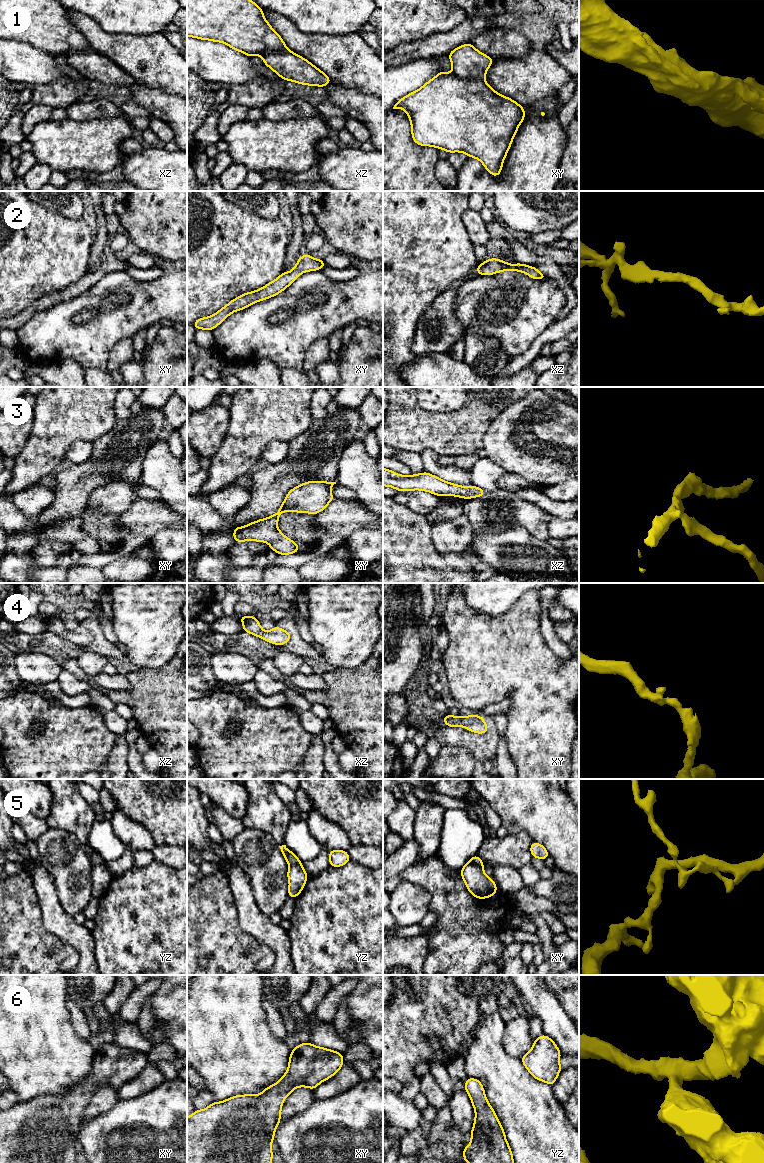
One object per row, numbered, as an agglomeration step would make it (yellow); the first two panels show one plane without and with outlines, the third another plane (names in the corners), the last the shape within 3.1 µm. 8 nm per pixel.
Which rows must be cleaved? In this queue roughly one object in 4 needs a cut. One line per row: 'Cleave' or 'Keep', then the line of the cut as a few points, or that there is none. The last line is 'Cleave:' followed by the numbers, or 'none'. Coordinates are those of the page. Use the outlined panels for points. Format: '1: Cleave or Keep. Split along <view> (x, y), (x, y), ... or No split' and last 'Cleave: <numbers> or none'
1: Cleave. Split along xy (452, 72), (460, 77), (477, 78), (484, 81)
2: Keep. No split
3: Keep. No split
4: Keep. No split
5: Cleave. Split along xy (468, 862), (482, 865)
6: Keep. No split
Cleave: 1, 5

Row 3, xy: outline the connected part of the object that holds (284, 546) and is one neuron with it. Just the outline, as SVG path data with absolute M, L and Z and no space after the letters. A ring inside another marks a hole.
M307 481L297 485L288 492L284 502L273 516L249 523L244 527L234 527L235 542L265 542L270 545L270 549L281 555L298 552L300 547L277 528L280 513L294 511L316 515L335 498L330 492L334 484L336 482Z

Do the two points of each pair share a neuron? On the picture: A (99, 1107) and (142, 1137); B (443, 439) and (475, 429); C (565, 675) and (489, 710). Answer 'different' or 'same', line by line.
A: different
B: same
C: different

